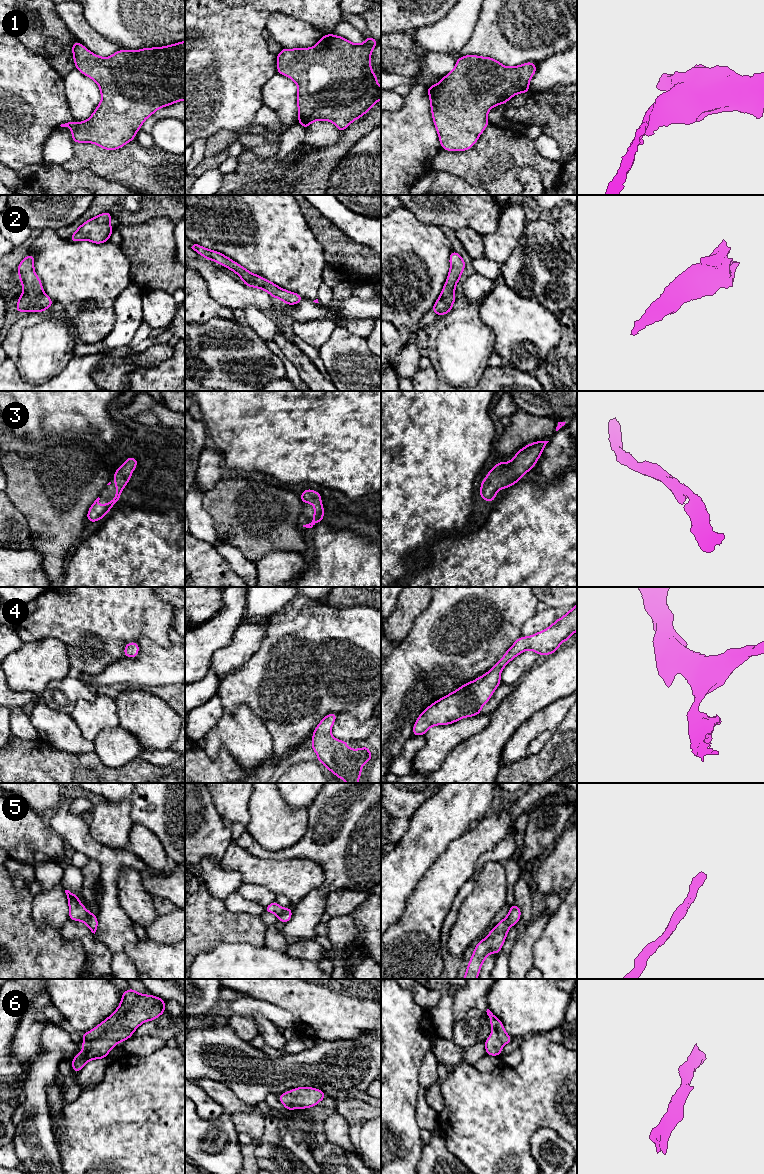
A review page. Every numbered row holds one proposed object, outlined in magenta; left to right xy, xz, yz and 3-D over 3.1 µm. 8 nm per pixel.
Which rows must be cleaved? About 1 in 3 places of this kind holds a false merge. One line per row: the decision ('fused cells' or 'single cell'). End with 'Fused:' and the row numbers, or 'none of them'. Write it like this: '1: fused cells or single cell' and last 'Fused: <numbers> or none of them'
1: single cell
2: single cell
3: single cell
4: single cell
5: single cell
6: single cell
Fused: none of them

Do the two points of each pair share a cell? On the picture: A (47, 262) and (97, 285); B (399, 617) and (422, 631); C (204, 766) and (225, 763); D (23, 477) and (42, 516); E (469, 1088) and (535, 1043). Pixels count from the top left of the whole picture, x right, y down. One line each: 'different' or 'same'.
A: same
B: different
C: same
D: same
E: same

